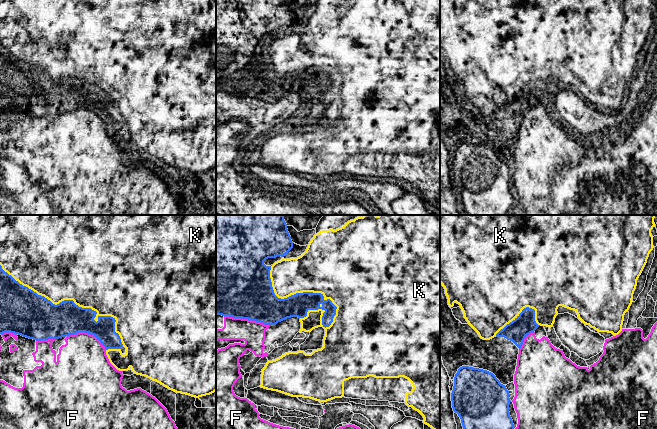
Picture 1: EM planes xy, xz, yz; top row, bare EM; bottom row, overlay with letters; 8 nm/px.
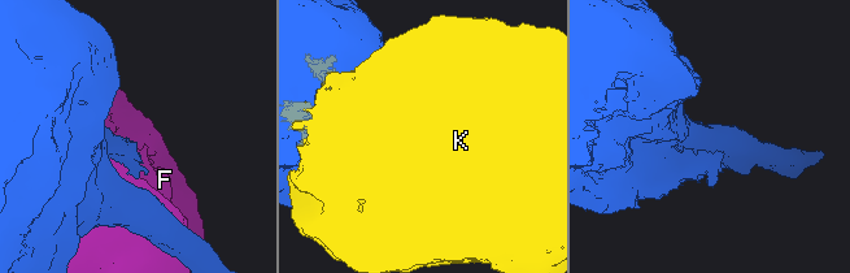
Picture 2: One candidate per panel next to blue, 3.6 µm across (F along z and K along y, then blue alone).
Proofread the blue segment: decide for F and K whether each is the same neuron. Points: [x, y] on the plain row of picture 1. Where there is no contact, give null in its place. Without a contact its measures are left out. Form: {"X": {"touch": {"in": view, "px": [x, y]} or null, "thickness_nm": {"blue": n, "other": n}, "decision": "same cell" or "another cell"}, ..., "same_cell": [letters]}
{"F": {"touch": {"in": "xz", "px": [247, 94]}, "thickness_nm": {"blue": 480, "other": 190}, "decision": "another cell"}, "K": {"touch": {"in": "xz", "px": [301, 69]}, "thickness_nm": {"blue": 200, "other": 380}, "decision": "another cell"}, "same_cell": []}

